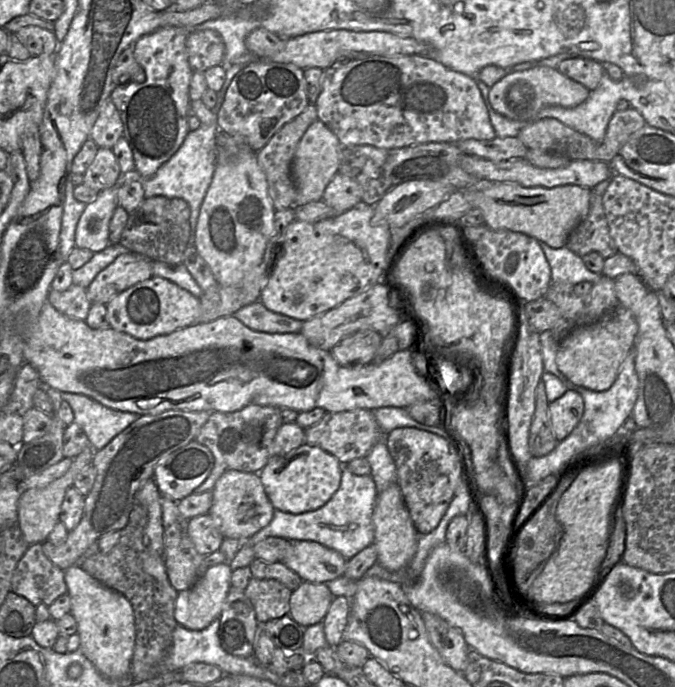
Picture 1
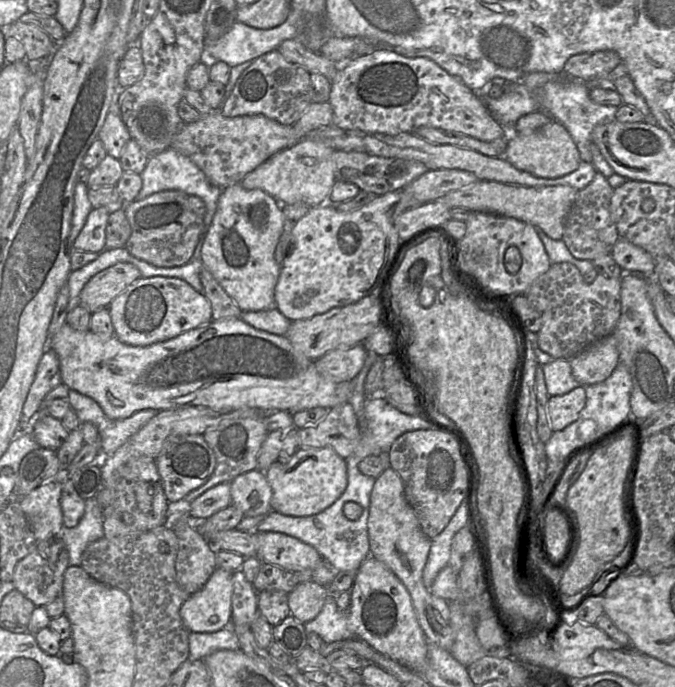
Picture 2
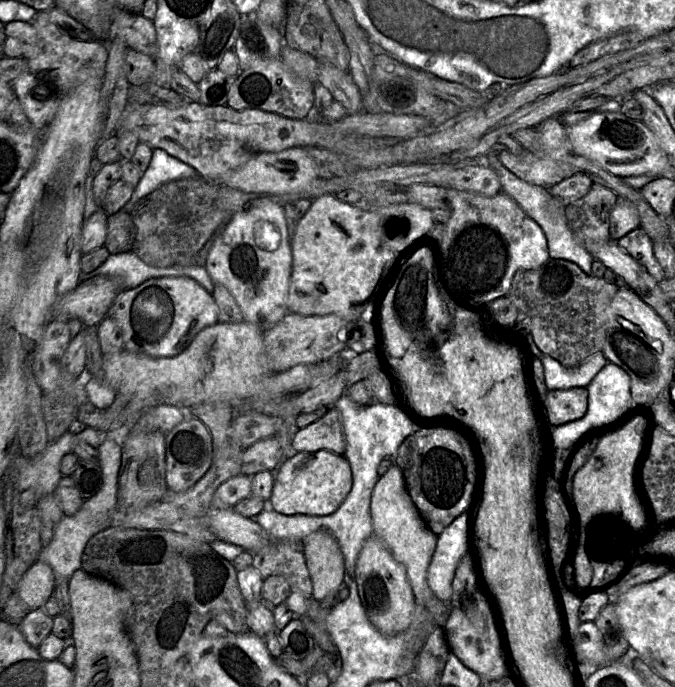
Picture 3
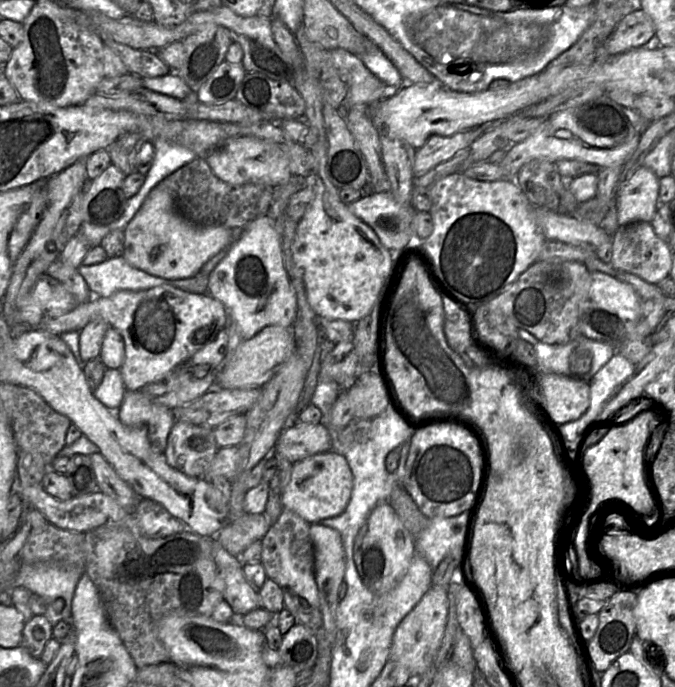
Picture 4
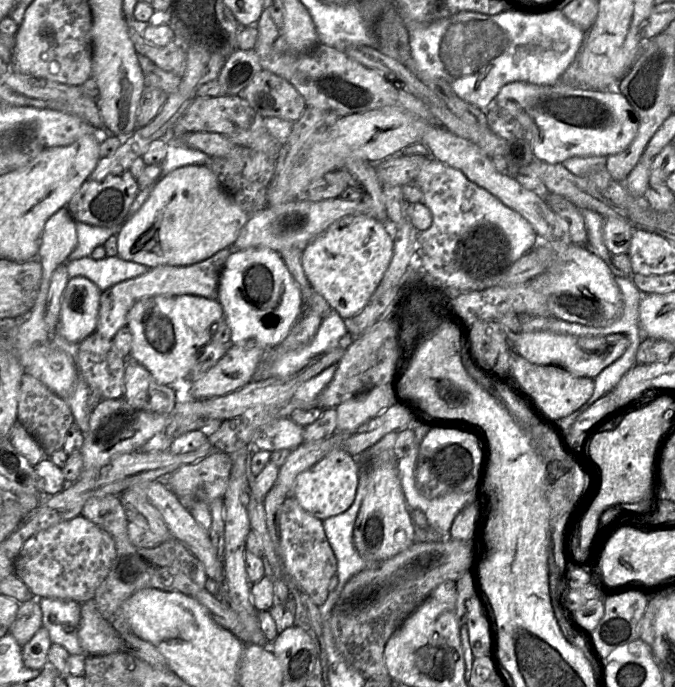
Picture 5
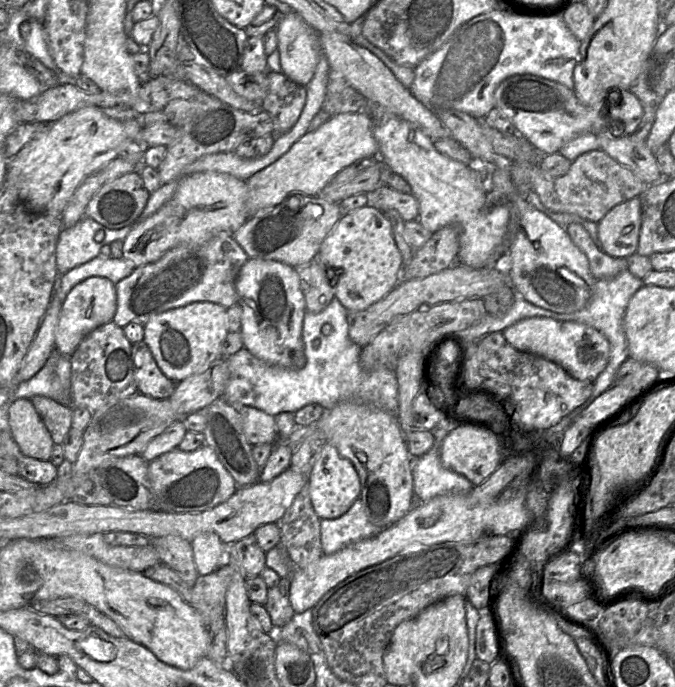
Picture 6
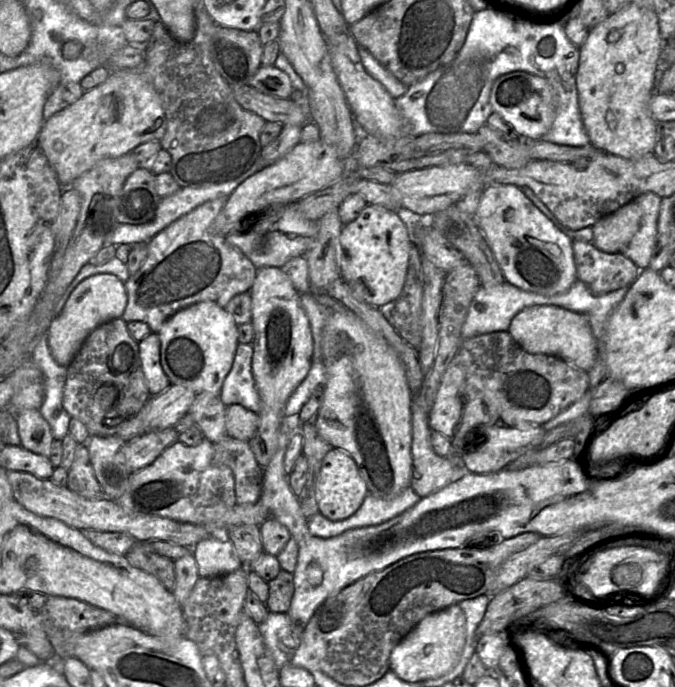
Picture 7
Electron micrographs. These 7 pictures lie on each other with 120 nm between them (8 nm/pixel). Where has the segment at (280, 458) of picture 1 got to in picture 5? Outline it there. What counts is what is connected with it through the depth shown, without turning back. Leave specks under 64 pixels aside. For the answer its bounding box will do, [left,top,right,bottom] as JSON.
[289,448,359,520]

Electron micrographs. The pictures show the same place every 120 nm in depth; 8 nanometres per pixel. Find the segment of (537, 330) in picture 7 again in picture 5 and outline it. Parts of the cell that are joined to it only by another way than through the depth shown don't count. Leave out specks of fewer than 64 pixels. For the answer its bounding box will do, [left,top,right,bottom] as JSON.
[511,331,629,379]

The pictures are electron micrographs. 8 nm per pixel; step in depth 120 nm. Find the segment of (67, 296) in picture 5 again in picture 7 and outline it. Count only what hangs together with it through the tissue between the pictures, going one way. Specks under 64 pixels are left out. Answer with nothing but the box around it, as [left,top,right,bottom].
[48,273,126,367]

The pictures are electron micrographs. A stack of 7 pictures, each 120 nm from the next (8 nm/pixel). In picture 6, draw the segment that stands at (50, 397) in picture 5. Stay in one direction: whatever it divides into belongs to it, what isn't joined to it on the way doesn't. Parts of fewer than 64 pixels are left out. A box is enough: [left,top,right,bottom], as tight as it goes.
[30,396,73,444]

